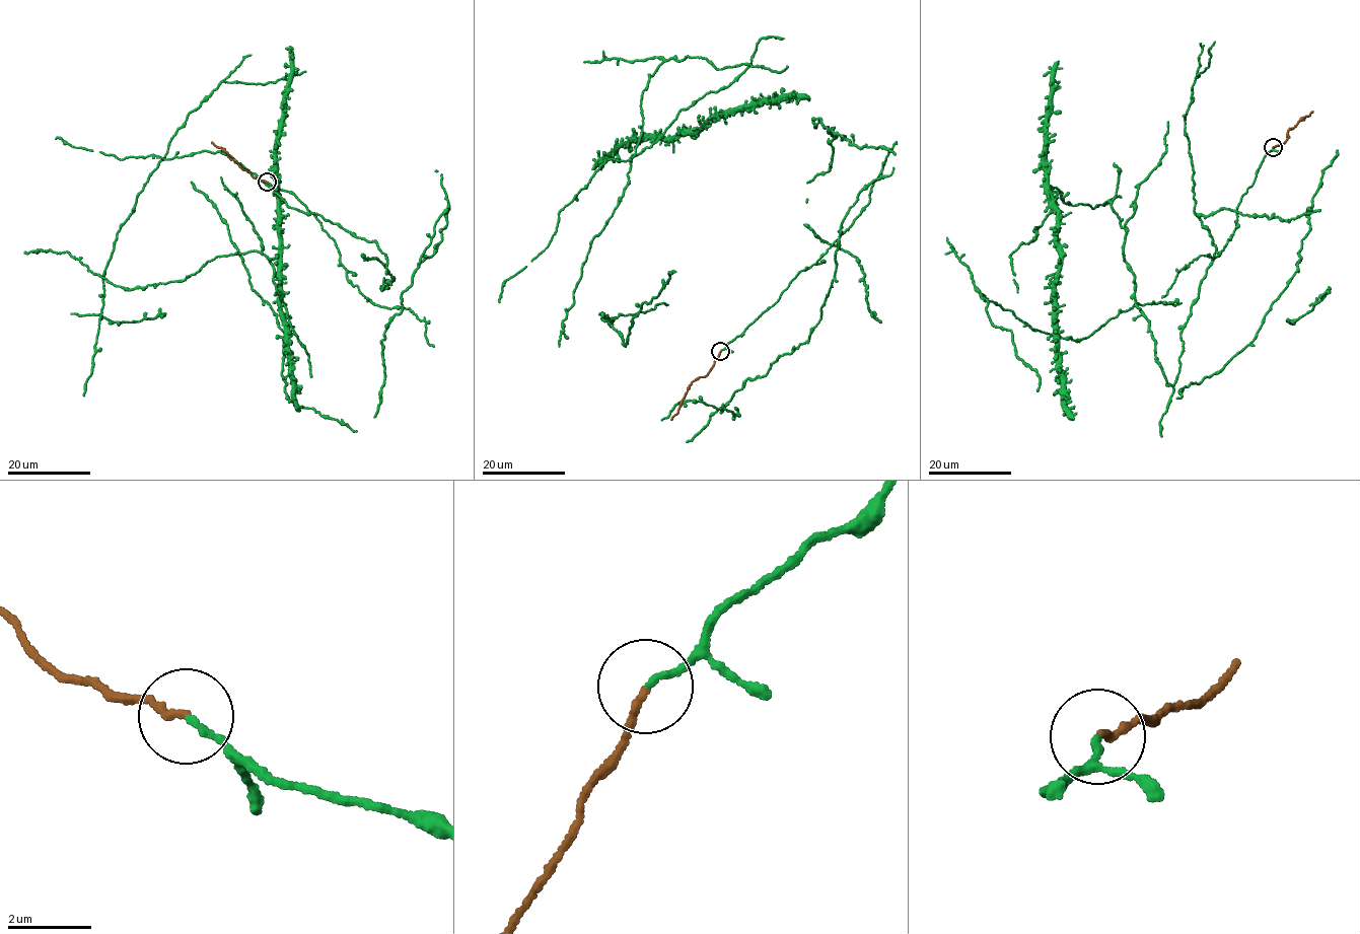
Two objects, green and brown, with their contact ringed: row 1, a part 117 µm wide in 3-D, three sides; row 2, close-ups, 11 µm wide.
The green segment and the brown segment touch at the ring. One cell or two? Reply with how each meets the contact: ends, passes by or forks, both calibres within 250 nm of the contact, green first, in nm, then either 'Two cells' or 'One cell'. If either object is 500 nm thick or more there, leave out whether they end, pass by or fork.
At the ring green ends. At the ring brown ends. Thickness 140 nm (green) against 170 nm. One cell

